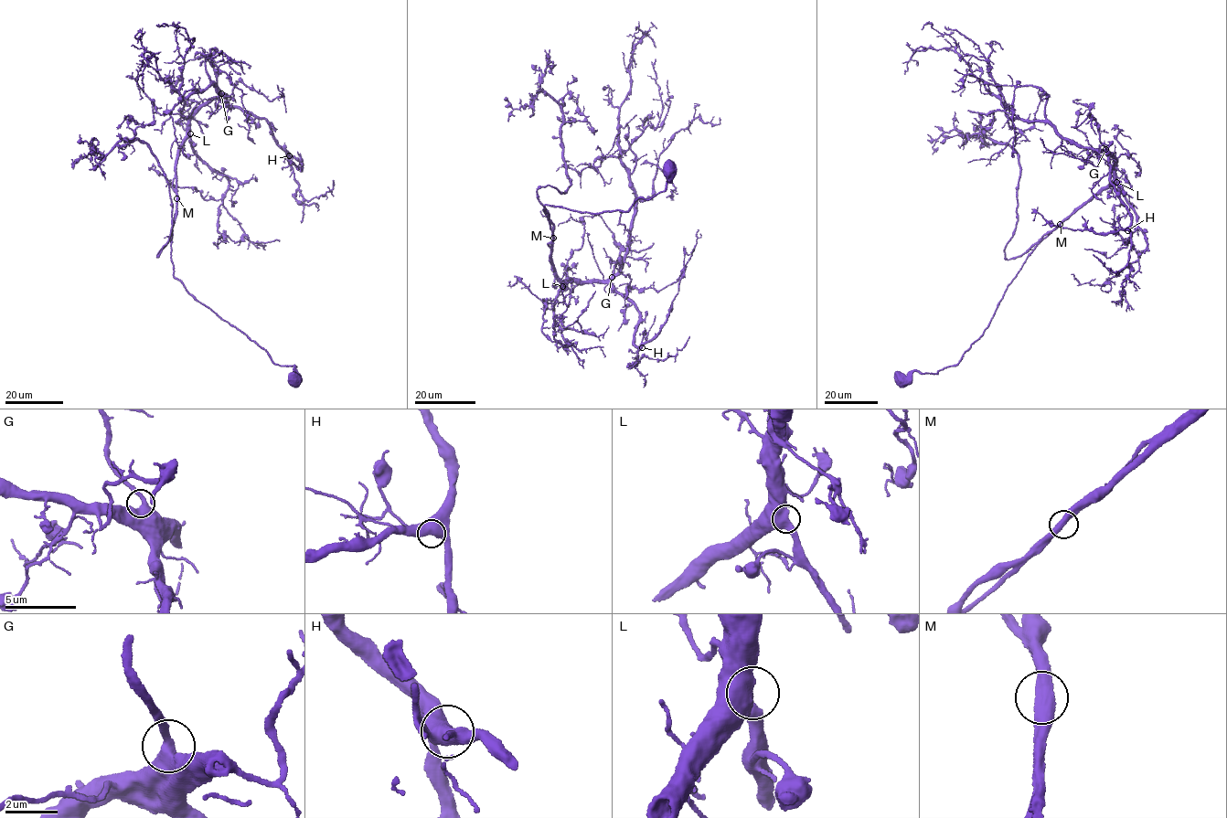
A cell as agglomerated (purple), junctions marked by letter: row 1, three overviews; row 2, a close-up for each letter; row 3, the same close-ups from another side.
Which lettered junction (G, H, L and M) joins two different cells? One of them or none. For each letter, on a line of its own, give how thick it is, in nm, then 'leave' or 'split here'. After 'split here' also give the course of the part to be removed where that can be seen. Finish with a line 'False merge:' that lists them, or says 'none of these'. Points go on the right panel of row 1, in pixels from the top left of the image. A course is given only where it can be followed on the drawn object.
G: 460 nm thick; leave
H: 600 nm thick; leave
L: 550 nm thick; leave
M: 500 nm thick; leave
False merge: none of these

